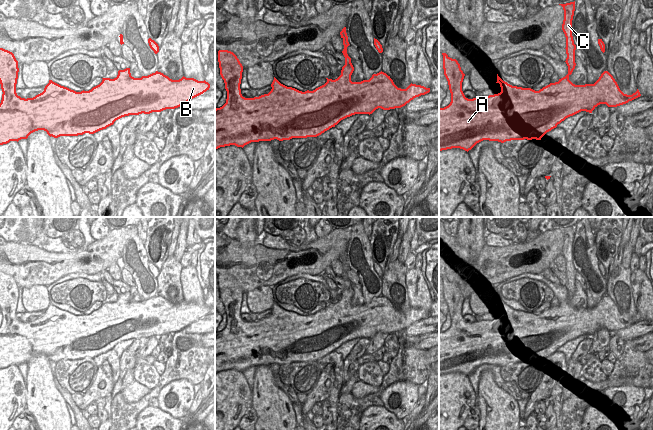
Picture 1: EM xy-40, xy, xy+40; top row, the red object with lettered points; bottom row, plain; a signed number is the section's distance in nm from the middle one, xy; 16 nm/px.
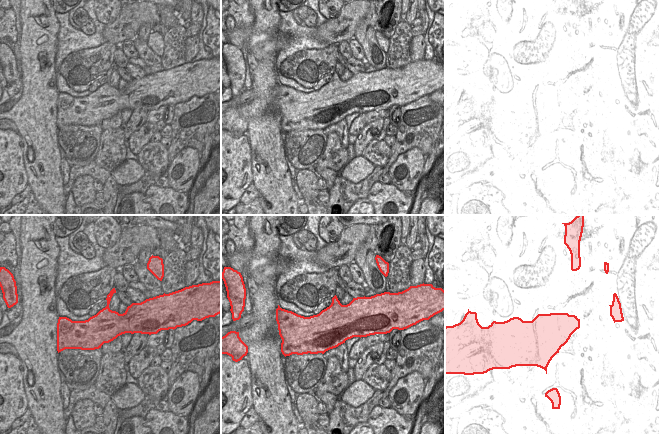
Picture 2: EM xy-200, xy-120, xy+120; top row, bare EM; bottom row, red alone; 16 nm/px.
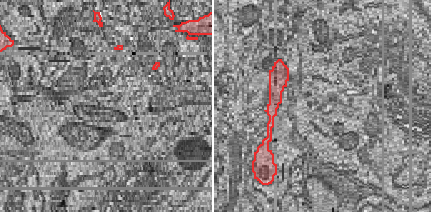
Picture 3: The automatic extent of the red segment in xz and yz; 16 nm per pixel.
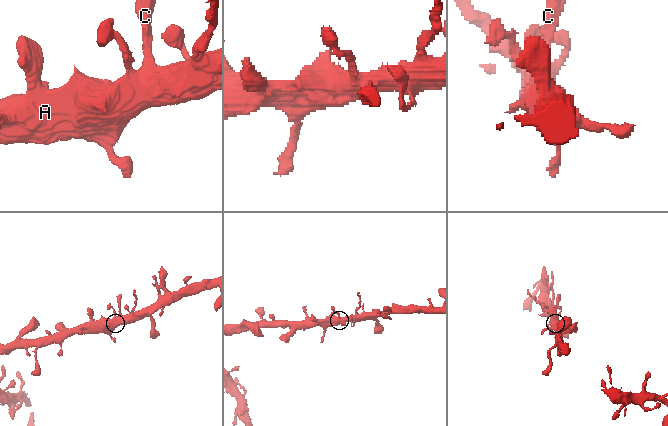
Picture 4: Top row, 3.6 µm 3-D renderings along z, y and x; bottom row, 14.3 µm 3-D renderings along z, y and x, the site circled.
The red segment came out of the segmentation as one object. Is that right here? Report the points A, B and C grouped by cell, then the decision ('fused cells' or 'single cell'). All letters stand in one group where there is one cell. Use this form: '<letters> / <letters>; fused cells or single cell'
A B C; single cell

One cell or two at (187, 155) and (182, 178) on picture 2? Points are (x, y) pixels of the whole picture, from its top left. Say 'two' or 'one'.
one

